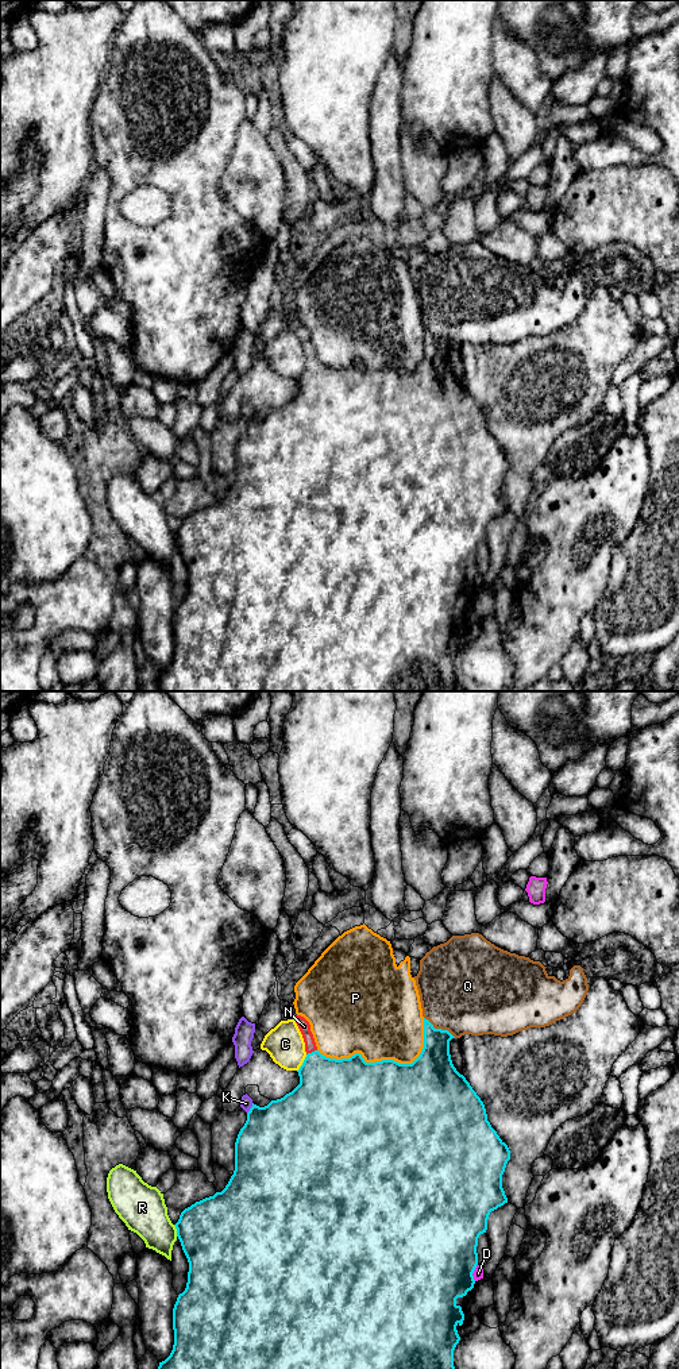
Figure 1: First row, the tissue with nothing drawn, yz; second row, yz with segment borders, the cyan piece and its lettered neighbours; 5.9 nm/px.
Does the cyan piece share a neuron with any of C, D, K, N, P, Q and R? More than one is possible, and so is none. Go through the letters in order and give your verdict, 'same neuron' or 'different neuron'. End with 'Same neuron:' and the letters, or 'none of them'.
C: different neuron
D: different neuron
K: different neuron
N: same neuron
P: different neuron
Q: different neuron
R: different neuron
Same neuron: N

